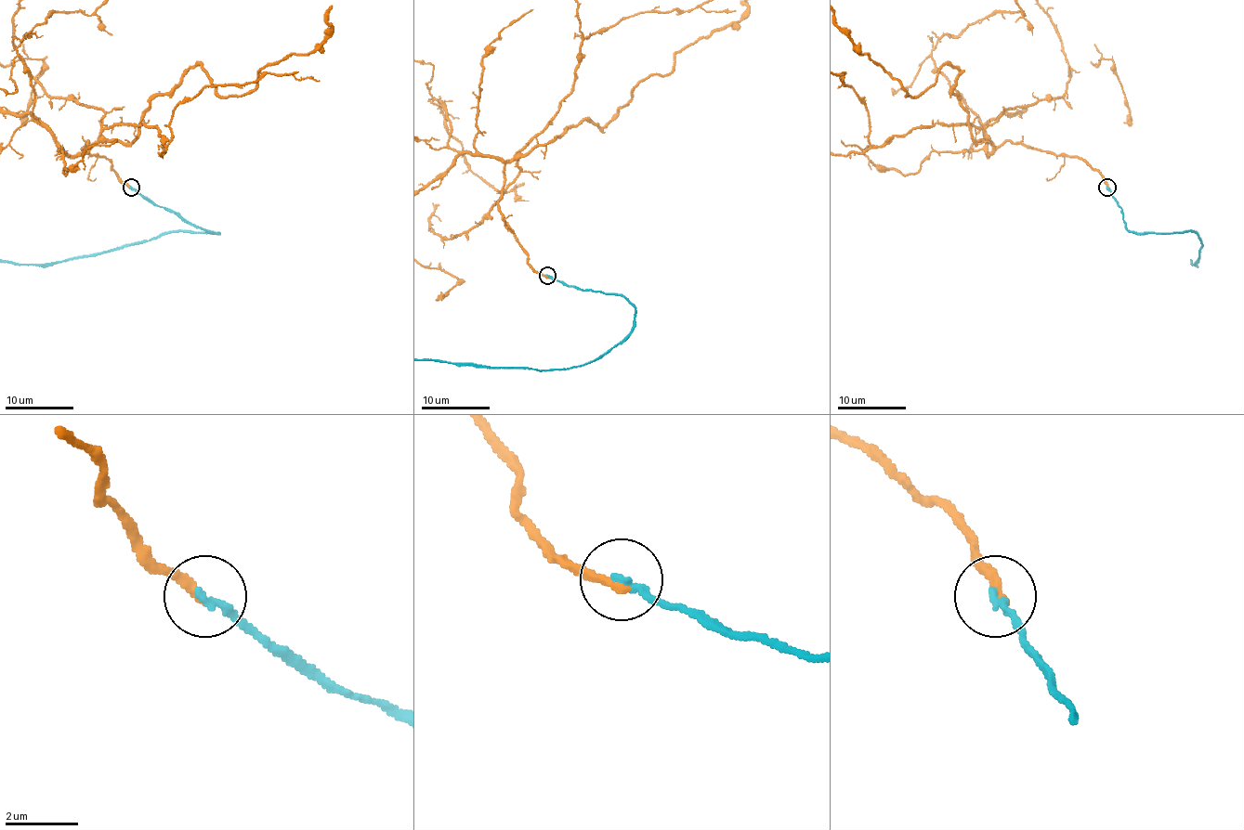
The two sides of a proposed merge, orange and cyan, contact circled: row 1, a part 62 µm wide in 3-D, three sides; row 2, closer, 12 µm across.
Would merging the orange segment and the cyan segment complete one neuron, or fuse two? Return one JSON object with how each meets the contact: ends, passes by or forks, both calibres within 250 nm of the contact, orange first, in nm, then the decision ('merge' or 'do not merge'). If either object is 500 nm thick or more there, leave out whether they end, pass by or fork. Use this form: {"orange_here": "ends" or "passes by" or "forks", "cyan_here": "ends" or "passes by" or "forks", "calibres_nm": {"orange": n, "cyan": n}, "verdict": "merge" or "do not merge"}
{"orange_here": "ends", "cyan_here": "ends", "calibres_nm": {"orange": 240, "cyan": 200}, "verdict": "do not merge"}

